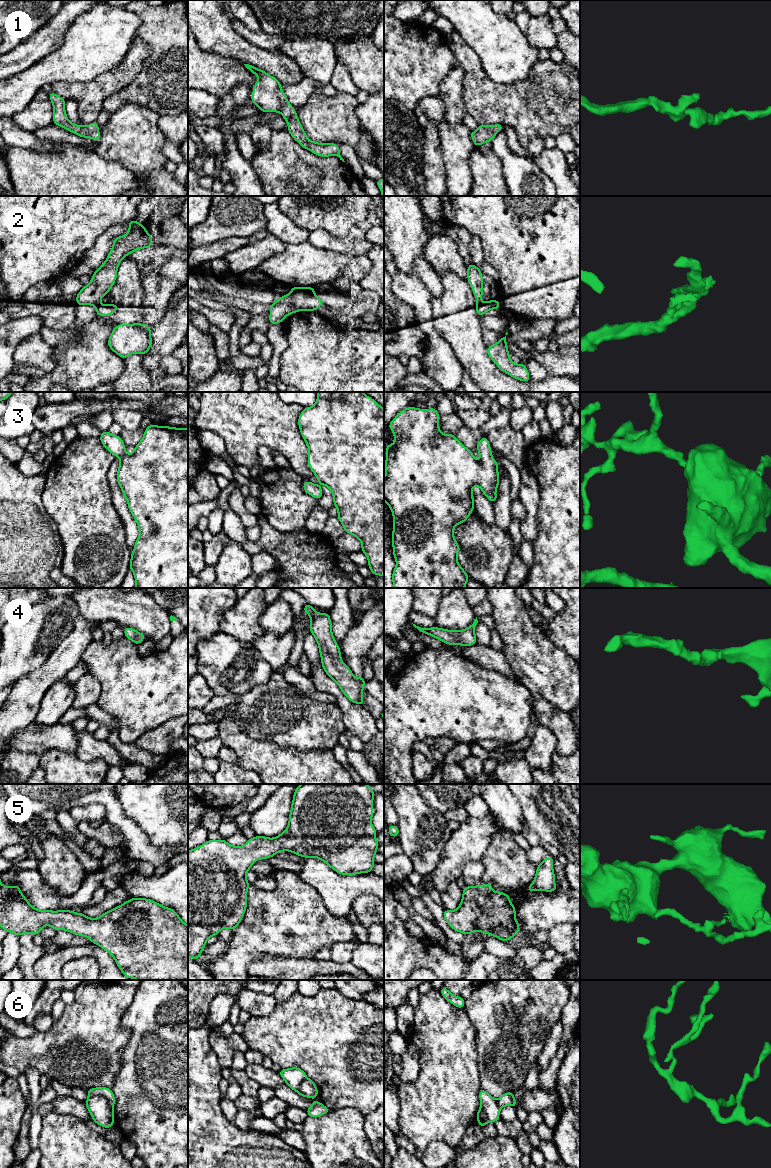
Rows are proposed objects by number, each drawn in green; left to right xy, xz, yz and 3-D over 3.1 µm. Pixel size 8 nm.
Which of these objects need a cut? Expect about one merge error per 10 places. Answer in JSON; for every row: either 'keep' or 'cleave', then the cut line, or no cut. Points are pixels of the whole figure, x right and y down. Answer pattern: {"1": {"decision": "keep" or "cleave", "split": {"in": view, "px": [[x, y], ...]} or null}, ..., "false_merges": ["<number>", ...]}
{"1": {"decision": "keep", "split": null}, "2": {"decision": "cleave", "split": {"in": "yz", "px": [[481, 303], [476, 305]]}}, "3": {"decision": "keep", "split": null}, "4": {"decision": "keep", "split": null}, "5": {"decision": "keep", "split": null}, "6": {"decision": "cleave", "split": {"in": "xy", "px": [[89, 1096], [101, 1094], [112, 1111]]}}, "false_merges": ["2", "6"]}

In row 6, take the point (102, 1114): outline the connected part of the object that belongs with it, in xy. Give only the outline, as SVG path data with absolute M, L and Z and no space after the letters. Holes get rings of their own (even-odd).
M99 1094L89 1097L84 1104L95 1123L104 1128L111 1128L113 1126L114 1113L103 1095Z

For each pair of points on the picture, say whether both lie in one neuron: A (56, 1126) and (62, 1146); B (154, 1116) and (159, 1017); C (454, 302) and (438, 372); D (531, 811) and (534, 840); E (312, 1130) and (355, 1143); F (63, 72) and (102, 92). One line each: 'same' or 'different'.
A: same
B: same
C: different
D: different
E: same
F: different

